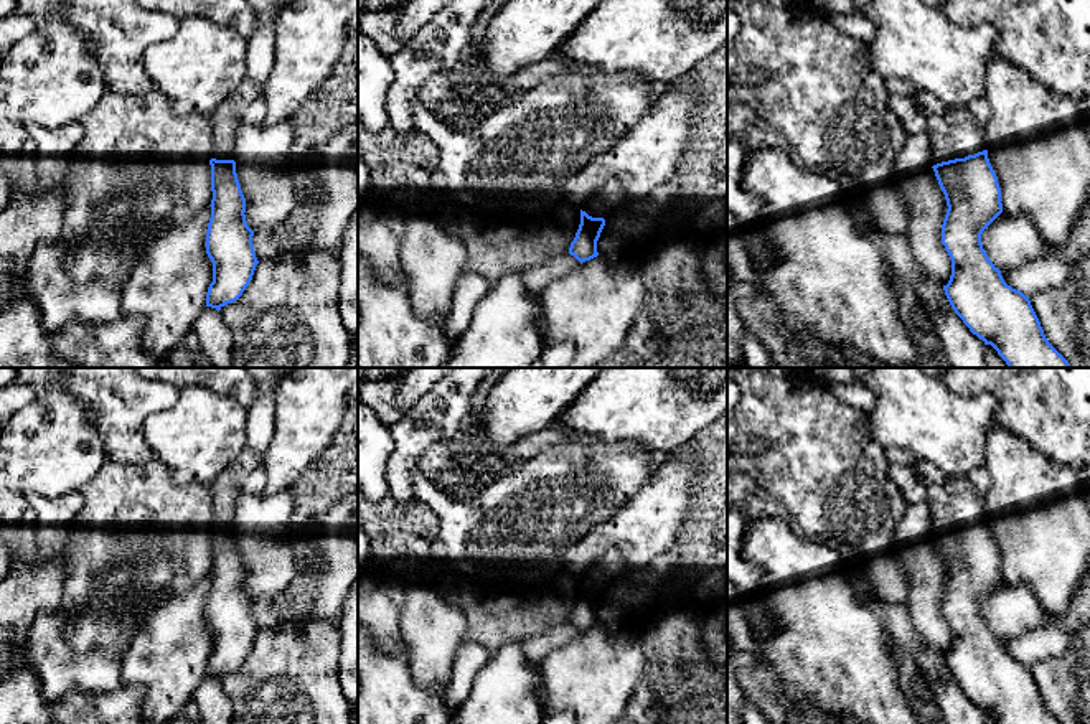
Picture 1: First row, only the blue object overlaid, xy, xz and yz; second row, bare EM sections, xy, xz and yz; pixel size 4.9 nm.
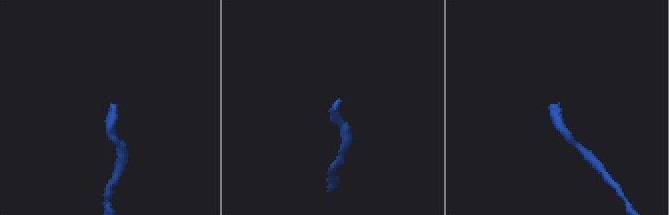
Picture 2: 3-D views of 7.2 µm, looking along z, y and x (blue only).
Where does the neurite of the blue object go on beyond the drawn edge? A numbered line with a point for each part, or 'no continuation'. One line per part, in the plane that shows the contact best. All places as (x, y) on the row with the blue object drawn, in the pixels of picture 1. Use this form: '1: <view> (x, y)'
1: yz (953, 134)

